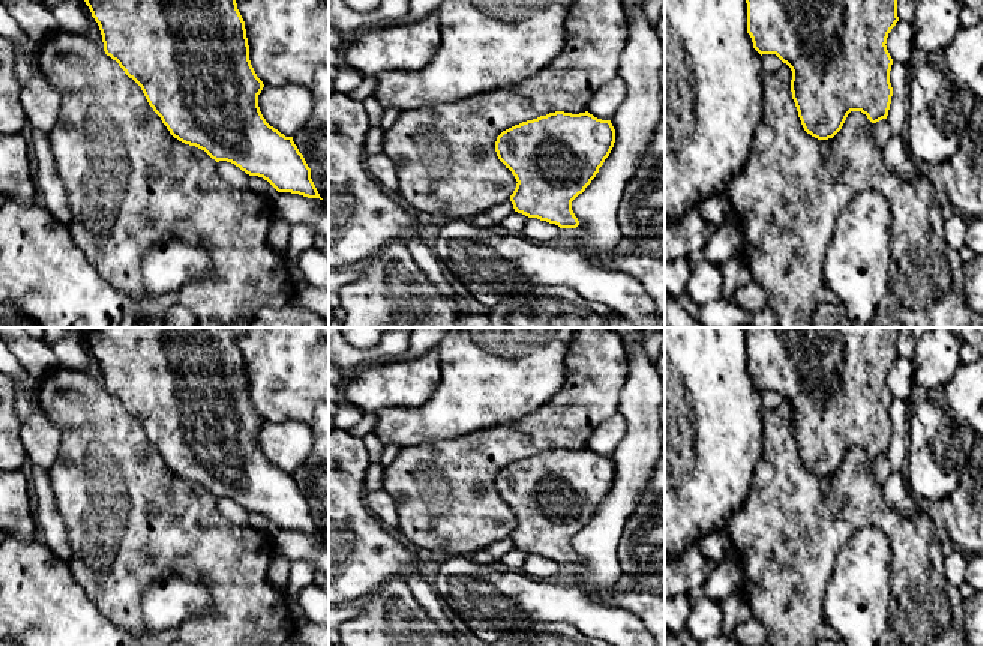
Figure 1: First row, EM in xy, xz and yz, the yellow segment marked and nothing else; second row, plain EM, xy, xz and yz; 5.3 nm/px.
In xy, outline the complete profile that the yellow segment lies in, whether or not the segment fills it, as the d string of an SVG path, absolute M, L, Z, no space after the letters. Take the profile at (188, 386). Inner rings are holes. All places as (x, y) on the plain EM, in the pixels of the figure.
M80 328L99 362L104 388L143 427L179 478L267 517L278 529L320 535L293 473L270 463L258 443L264 421L251 397L233 328Z

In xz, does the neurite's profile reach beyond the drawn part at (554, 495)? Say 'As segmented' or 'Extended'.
Extended

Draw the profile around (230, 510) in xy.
M219 497L216 500L216 506L218 511L231 523L236 526L248 526L248 517L249 517L249 511L246 511L245 508L242 508L239 503L236 503L231 499L227 497Z

